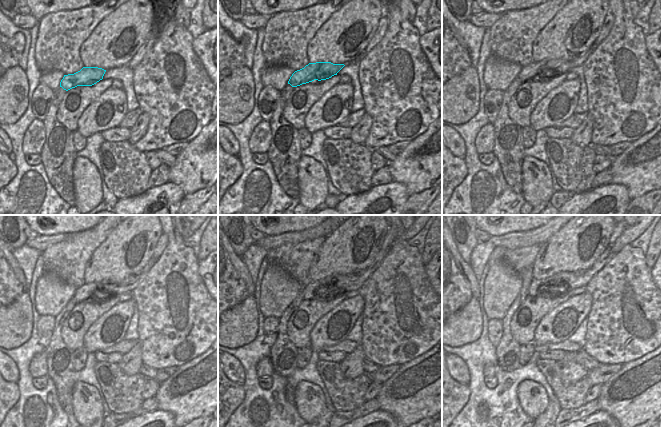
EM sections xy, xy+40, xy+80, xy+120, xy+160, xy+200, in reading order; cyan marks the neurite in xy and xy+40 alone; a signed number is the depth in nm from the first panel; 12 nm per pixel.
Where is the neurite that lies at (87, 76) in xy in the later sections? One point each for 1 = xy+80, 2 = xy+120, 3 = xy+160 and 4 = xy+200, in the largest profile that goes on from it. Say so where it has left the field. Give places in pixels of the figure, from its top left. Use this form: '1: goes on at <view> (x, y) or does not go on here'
1: goes on at xy+80 (545, 70)
2: goes on at xy+120 (87, 292)
3: goes on at xy+160 (342, 283)
4: goes on at xy+200 (577, 279)

